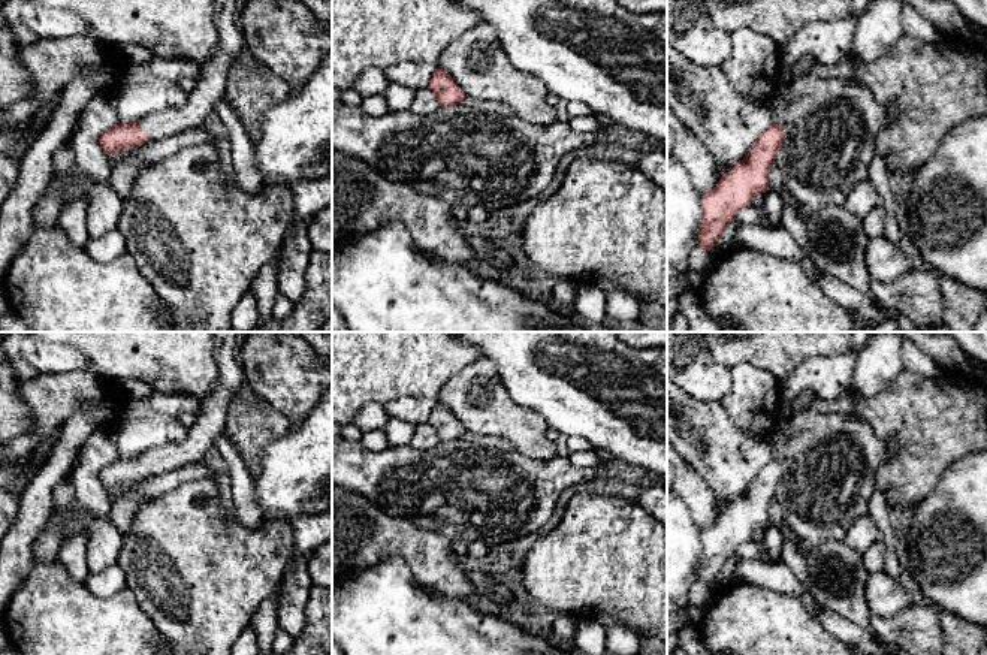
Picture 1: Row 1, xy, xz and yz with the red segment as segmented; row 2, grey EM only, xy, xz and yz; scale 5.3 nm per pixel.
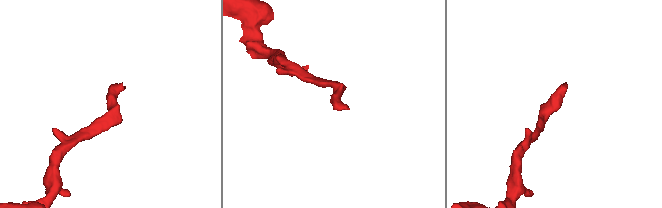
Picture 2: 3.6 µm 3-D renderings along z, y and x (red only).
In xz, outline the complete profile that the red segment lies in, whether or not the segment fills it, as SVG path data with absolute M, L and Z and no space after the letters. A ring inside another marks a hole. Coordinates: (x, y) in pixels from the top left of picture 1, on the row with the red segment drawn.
M438 67L431 78L428 88L437 97L441 108L462 105L464 99L467 97L453 78Z

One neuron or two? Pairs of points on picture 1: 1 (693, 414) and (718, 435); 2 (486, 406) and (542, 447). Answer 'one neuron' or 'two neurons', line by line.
1: one neuron
2: one neuron

